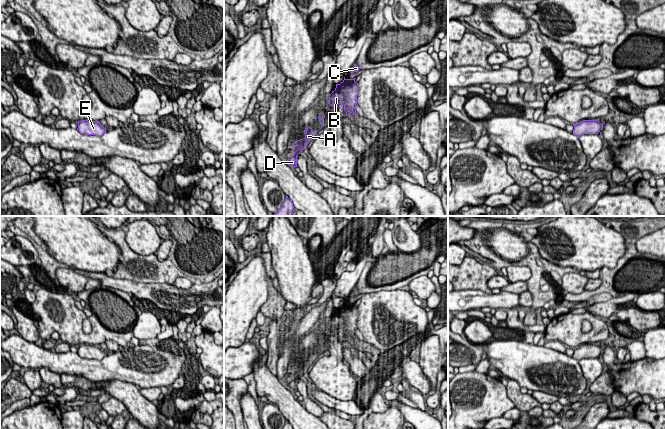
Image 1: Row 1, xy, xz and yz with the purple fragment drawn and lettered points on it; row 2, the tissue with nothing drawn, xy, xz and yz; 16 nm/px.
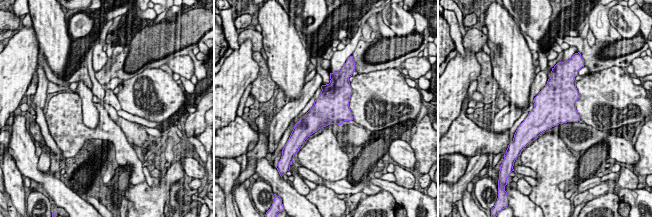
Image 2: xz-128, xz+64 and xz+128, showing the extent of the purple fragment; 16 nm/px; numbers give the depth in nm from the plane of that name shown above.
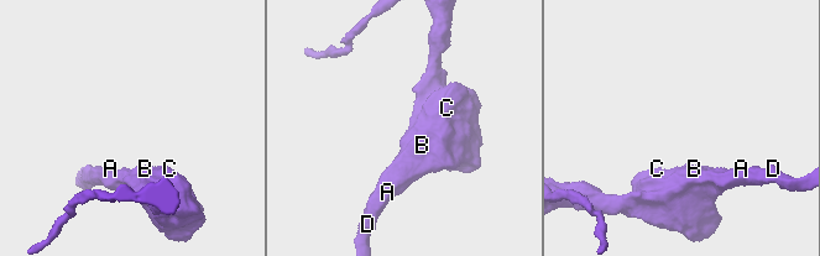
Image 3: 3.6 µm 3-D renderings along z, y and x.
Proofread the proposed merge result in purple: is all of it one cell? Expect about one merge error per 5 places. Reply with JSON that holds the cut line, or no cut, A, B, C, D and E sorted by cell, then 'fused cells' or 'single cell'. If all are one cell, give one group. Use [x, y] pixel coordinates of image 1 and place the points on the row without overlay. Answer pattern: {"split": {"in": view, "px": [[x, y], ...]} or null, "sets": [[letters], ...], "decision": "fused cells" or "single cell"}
{"split": null, "sets": [["A", "B", "C", "D", "E"]], "decision": "single cell"}

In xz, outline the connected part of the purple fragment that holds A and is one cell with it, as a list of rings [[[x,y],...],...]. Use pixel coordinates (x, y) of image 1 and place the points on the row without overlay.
[[[308,351],[304,354],[304,358],[305,358],[305,361],[303,363],[294,365],[293,367],[294,379],[286,385],[290,390],[297,391],[297,379],[303,376],[304,372],[307,370],[308,366],[315,358],[315,355],[312,352]]]

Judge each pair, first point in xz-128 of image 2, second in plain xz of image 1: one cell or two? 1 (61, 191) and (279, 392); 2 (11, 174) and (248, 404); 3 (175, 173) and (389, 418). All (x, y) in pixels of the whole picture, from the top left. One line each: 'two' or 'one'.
1: one
2: one
3: one

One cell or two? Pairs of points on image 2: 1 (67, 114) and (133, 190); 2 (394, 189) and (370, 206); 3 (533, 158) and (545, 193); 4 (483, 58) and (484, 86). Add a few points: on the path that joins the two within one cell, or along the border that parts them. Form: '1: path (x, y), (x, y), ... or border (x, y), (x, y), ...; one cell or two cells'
1: border (145, 180), (136, 184), (130, 184); two cells
2: border (382, 188), (387, 190), (396, 202); two cells
3: path (542, 167), (545, 170), (545, 184); one cell
4: path (485, 65), (485, 79); one cell

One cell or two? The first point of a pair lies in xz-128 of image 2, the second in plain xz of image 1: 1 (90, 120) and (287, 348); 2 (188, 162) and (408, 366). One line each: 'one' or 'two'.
1: two
2: one

